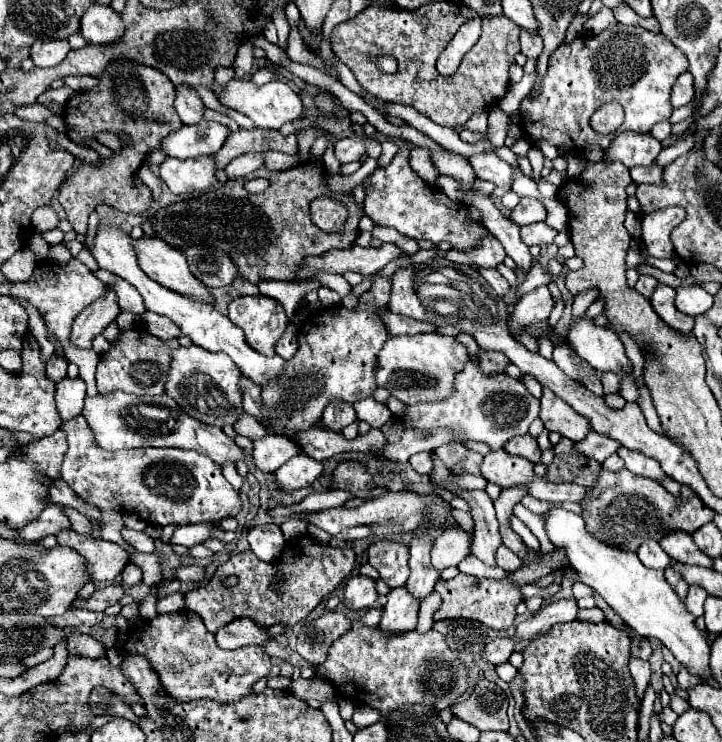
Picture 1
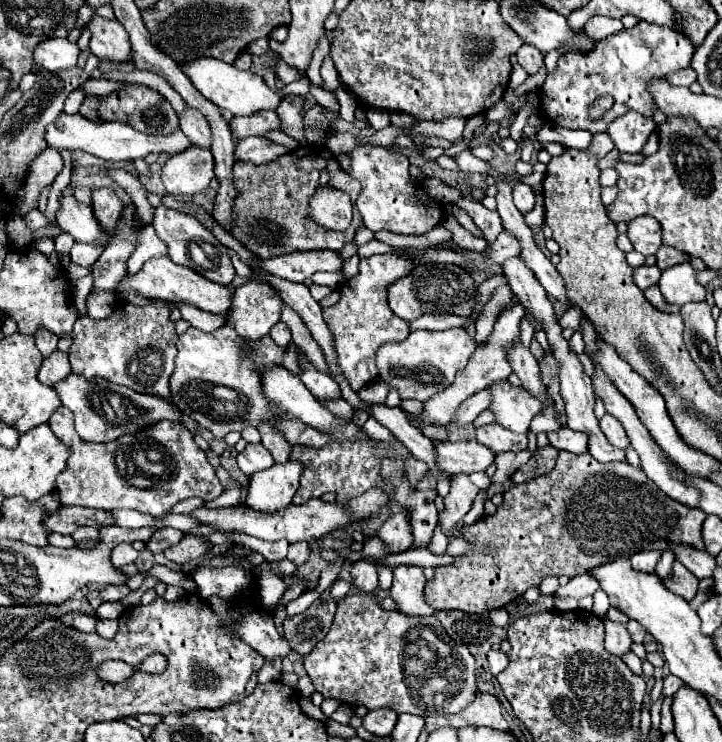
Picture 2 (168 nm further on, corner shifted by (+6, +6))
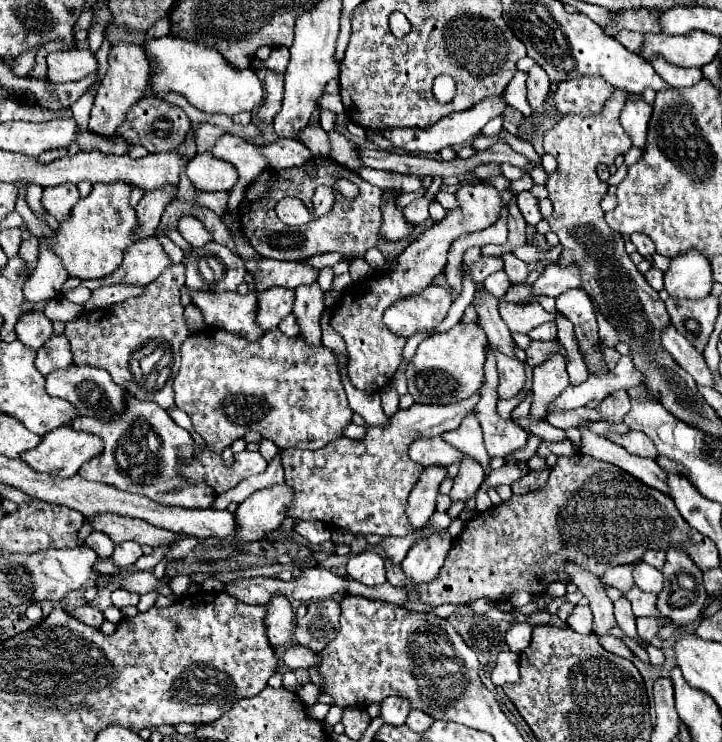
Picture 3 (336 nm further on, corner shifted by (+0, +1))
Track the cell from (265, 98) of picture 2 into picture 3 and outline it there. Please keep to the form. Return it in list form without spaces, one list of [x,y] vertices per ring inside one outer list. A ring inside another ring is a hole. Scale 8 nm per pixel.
[[[171,35],[149,39],[143,43],[145,55],[151,63],[149,85],[155,97],[165,97],[167,93],[183,95],[189,105],[203,113],[223,113],[237,115],[241,111],[251,111],[263,101],[263,85],[253,69],[235,69],[227,63],[219,51],[209,45],[199,45],[193,41],[183,41]]]

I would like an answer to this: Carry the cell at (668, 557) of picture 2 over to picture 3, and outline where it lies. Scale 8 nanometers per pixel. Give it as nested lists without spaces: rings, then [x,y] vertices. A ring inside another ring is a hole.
[[[649,549],[643,557],[641,557],[645,563],[653,565],[655,569],[661,569],[663,563],[665,563],[665,553],[663,551],[655,551],[655,549]]]

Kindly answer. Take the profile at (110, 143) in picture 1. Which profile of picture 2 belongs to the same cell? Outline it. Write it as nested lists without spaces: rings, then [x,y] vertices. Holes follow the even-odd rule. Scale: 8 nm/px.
[[[159,204],[153,214],[153,228],[155,228],[157,236],[167,244],[169,256],[175,264],[185,264],[187,268],[199,272],[201,276],[205,276],[217,284],[223,284],[223,286],[231,284],[231,280],[235,276],[235,268],[231,264],[227,248],[205,226],[201,226],[193,216]]]

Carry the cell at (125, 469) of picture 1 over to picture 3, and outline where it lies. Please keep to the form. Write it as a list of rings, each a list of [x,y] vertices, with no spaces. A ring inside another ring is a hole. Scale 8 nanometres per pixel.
[[[125,393],[127,409],[119,413],[119,417],[111,417],[111,421],[99,421],[99,417],[77,417],[69,425],[77,431],[87,431],[103,437],[105,449],[101,455],[87,461],[79,475],[87,481],[113,485],[121,491],[145,495],[161,505],[179,505],[179,507],[211,507],[215,501],[215,491],[205,483],[187,483],[183,481],[175,465],[179,459],[189,461],[195,453],[193,439],[189,431],[175,425],[175,421],[165,413],[163,407],[137,399],[131,393]]]

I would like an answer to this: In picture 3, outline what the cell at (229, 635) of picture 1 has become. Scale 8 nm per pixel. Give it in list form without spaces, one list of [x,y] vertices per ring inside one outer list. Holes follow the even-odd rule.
[[[295,645],[295,647],[287,647],[287,653],[283,653],[283,663],[289,665],[291,669],[309,669],[309,667],[317,667],[321,661],[319,653],[313,653],[311,649],[303,647],[303,645]]]

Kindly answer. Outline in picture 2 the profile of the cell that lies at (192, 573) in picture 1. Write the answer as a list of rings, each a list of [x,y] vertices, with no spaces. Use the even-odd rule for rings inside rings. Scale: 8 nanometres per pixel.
[[[223,566],[223,568],[195,568],[191,572],[199,594],[207,600],[209,596],[221,596],[225,600],[249,586],[249,576],[239,566]]]

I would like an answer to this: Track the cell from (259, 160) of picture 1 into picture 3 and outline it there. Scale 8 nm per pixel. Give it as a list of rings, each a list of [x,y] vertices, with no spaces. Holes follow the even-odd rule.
[[[279,139],[275,143],[263,145],[261,153],[269,159],[269,165],[275,169],[291,169],[307,163],[313,155],[311,151],[295,139]]]

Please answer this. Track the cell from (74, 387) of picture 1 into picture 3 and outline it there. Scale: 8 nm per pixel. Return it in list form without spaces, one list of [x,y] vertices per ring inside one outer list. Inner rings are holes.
[[[59,333],[51,335],[51,341],[47,341],[47,345],[43,345],[43,349],[37,351],[37,359],[35,359],[35,365],[43,375],[49,375],[51,371],[57,369],[67,369],[71,363],[73,359],[71,359],[69,341],[65,335]]]

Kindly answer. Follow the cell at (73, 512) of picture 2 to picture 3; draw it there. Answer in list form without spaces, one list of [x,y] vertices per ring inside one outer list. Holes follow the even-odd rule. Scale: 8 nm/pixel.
[[[97,515],[87,519],[87,523],[93,525],[93,529],[103,531],[113,539],[113,543],[121,541],[137,541],[139,545],[149,545],[149,547],[163,547],[163,545],[173,545],[179,535],[153,527],[143,519],[131,519],[131,517],[119,517],[119,515]]]

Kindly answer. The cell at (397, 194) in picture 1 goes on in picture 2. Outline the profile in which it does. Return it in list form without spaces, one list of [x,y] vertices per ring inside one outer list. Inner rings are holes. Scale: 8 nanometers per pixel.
[[[359,146],[351,152],[351,176],[361,182],[361,194],[357,198],[357,208],[363,216],[363,224],[377,230],[391,230],[395,234],[425,234],[433,230],[443,218],[443,204],[429,196],[427,188],[419,182],[413,182],[409,174],[409,158],[401,152],[375,146]]]

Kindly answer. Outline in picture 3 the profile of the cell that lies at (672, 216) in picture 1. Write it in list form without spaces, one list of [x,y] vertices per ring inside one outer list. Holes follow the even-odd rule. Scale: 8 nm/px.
[[[635,233],[635,235],[631,235],[631,241],[633,241],[633,245],[637,247],[637,251],[639,251],[645,259],[649,259],[649,257],[655,253],[655,245],[653,245],[653,241],[651,241],[647,235]]]

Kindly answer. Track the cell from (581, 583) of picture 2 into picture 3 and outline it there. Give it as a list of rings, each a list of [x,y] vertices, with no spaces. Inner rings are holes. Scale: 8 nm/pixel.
[[[635,563],[607,569],[607,571],[605,571],[605,583],[613,585],[615,589],[619,589],[619,591],[625,595],[625,593],[635,585],[635,583],[633,583],[633,575],[631,575],[631,573],[633,573],[633,567],[635,567]]]

